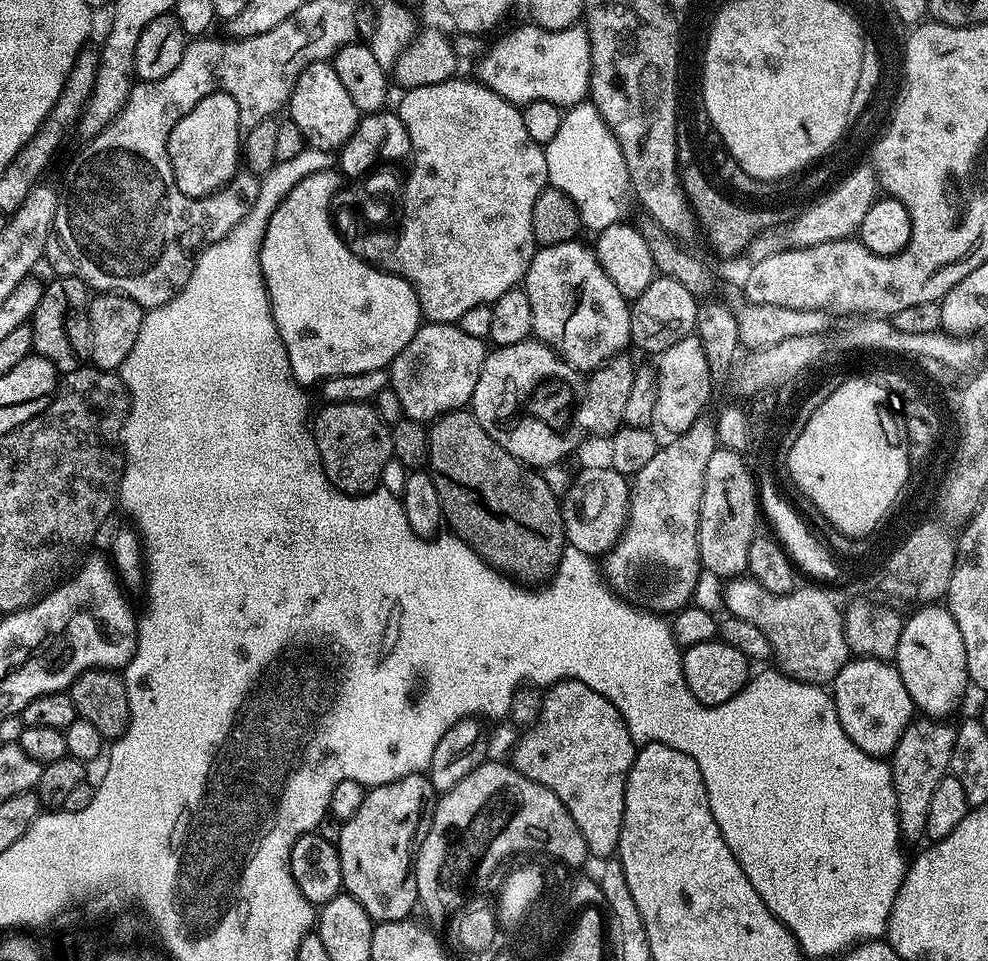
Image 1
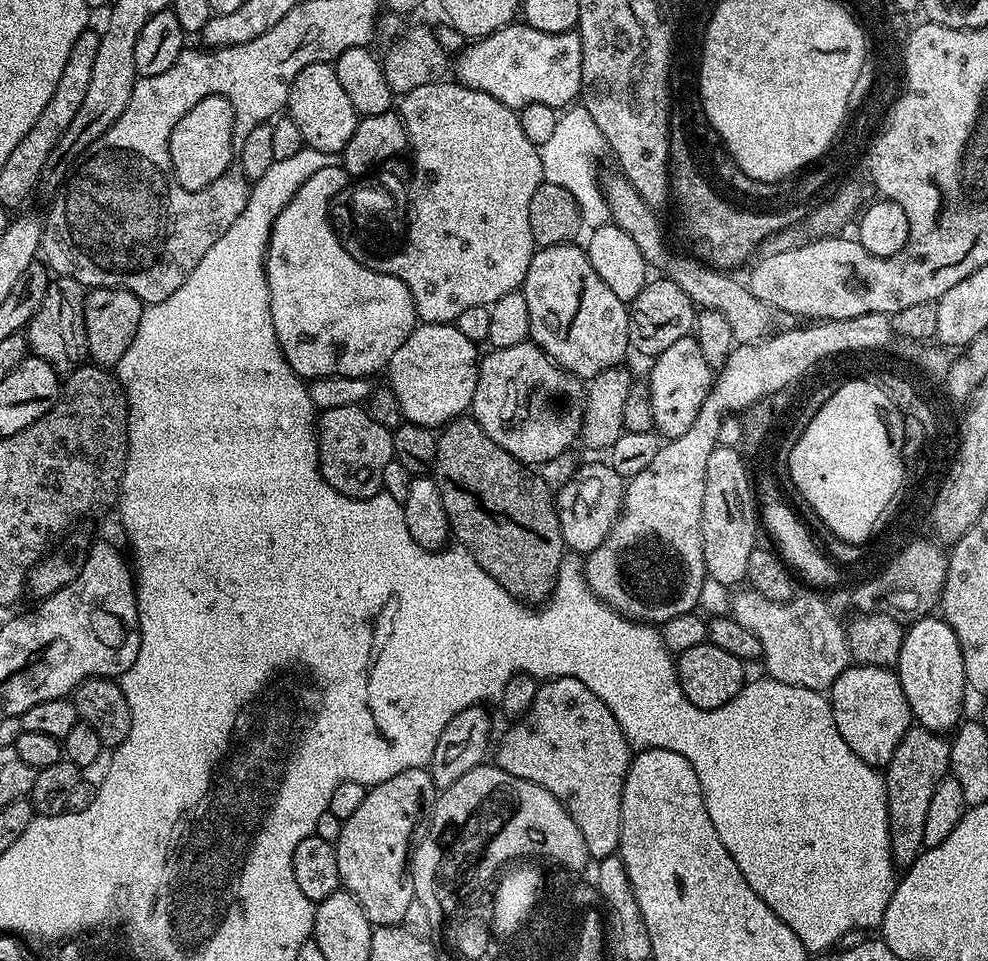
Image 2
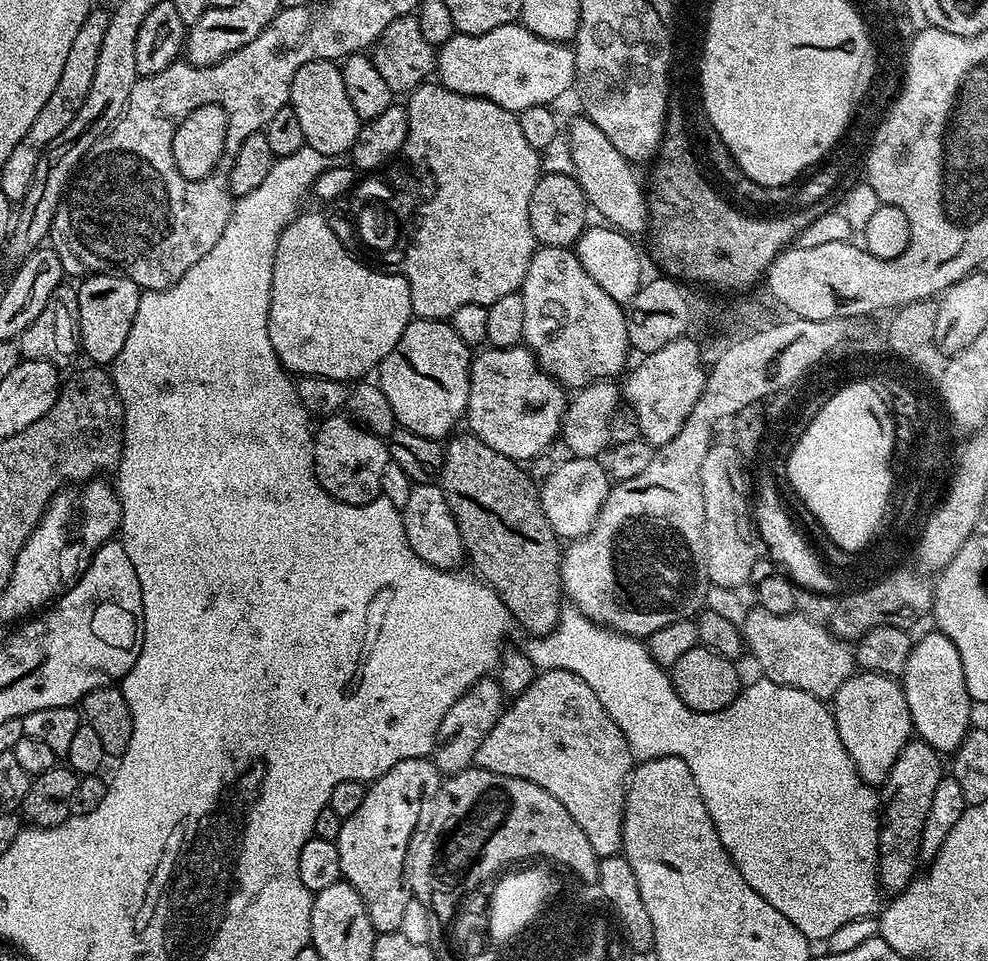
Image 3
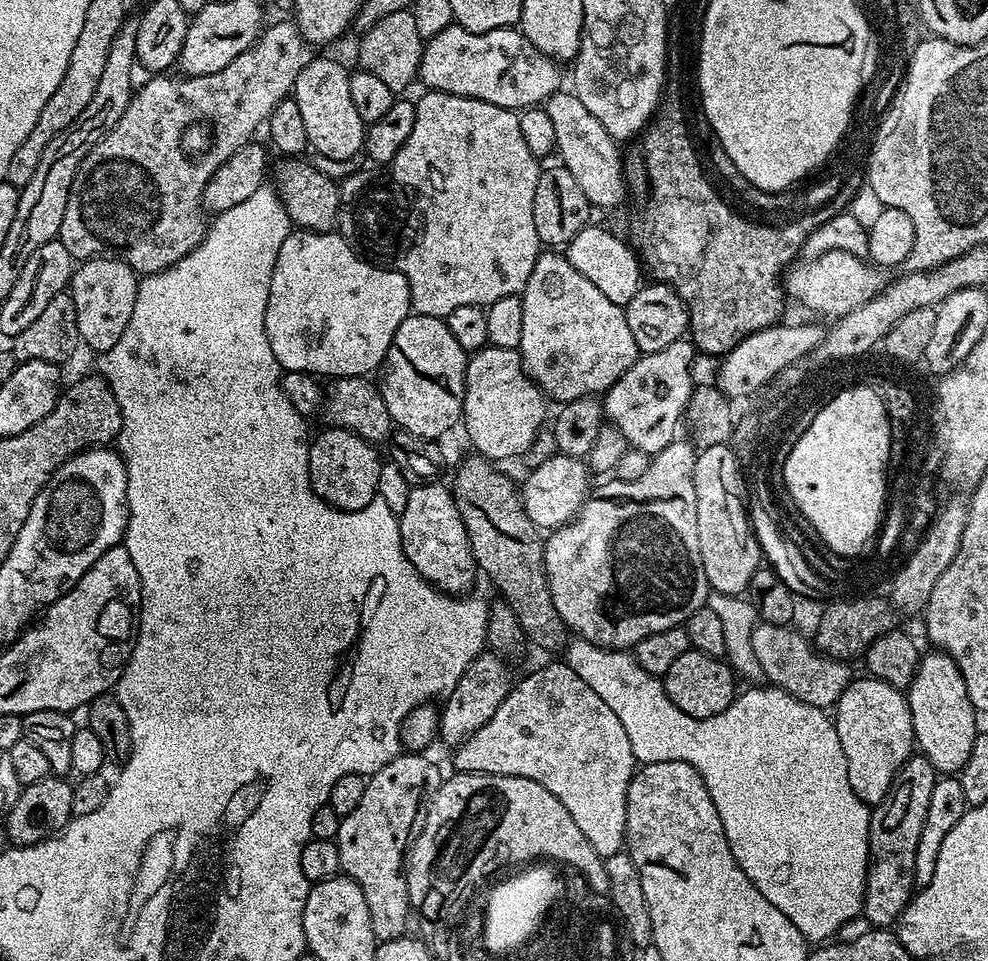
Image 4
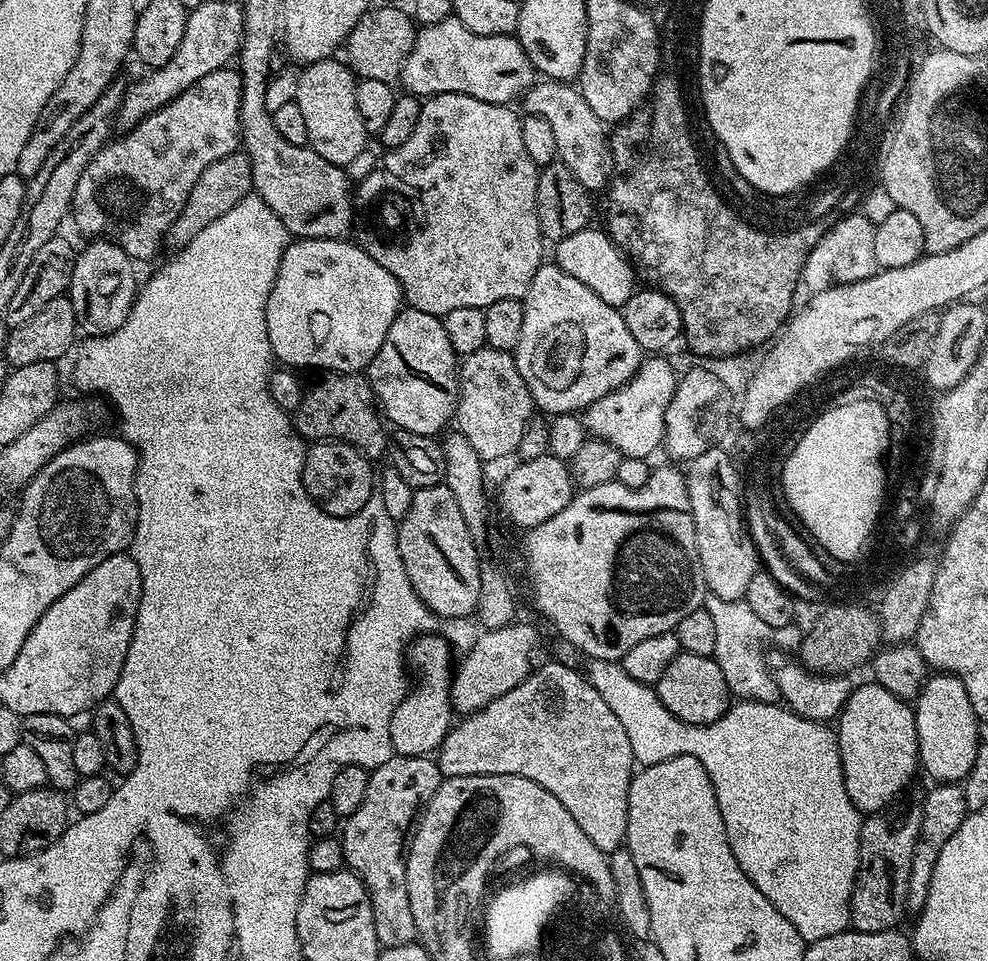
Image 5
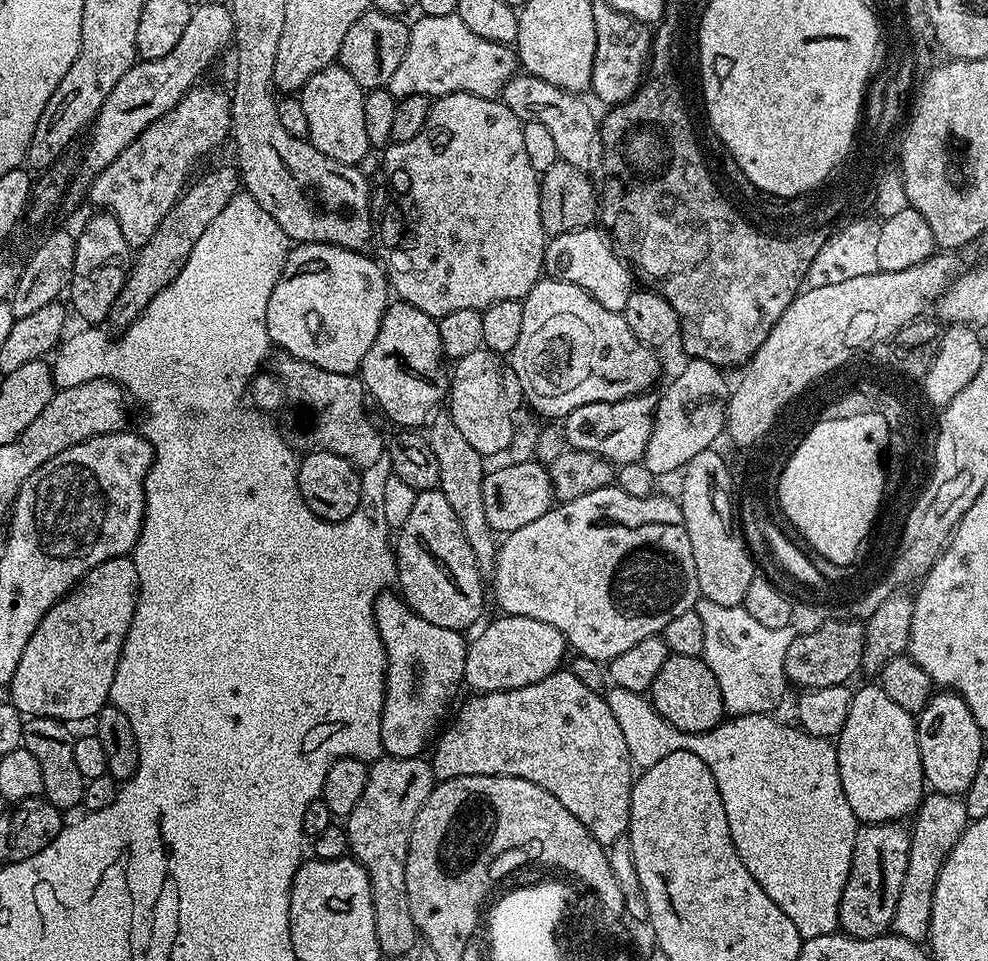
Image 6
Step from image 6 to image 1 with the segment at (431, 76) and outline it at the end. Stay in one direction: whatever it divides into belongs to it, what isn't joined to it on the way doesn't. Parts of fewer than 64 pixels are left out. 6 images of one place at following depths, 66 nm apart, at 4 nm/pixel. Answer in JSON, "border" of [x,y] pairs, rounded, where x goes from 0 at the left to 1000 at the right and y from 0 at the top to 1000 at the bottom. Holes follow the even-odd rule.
{"border":[[[531,23],[498,52],[496,50],[484,67],[486,86],[523,110],[541,104],[561,106],[568,110],[585,108],[596,99],[595,86],[599,76],[595,30],[580,27],[573,31],[553,31],[544,25]]]}

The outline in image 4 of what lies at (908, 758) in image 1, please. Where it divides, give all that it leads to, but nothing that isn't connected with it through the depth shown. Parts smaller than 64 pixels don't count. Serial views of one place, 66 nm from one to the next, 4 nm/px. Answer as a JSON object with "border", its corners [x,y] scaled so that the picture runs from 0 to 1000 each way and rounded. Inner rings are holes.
{"border":[[[924,785],[917,794],[911,799],[911,804],[907,807],[907,812],[903,816],[903,821],[895,827],[895,831],[890,837],[882,842],[883,850],[881,851],[881,868],[879,869],[879,908],[877,909],[877,926],[874,927],[874,944],[872,946],[873,956],[879,956],[880,963],[886,964],[888,967],[895,968],[900,964],[906,963],[910,958],[911,953],[915,950],[915,944],[925,931],[925,921],[927,920],[927,911],[925,909],[925,893],[929,884],[929,876],[933,868],[933,860],[937,855],[937,843],[941,839],[941,826],[945,823],[949,811],[947,799],[935,787]]]}

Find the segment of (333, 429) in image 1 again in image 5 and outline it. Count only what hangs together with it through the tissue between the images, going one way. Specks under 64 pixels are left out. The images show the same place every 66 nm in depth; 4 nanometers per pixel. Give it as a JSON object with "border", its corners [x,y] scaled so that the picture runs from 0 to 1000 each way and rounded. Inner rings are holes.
{"border":[[[326,458],[317,461],[308,471],[308,488],[306,489],[306,502],[310,506],[310,514],[325,531],[333,537],[359,537],[373,528],[379,516],[379,491],[377,495],[378,480],[367,475],[358,464],[347,462],[344,458]]]}

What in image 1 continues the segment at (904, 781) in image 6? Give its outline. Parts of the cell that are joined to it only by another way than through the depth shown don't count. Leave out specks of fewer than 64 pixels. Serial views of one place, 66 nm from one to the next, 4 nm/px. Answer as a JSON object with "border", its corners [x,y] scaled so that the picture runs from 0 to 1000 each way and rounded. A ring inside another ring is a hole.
{"border":[[[859,686],[842,709],[840,723],[848,739],[848,751],[852,751],[852,760],[856,760],[856,768],[882,787],[902,788],[909,776],[909,768],[913,768],[925,748],[921,722],[906,690],[898,687]]]}

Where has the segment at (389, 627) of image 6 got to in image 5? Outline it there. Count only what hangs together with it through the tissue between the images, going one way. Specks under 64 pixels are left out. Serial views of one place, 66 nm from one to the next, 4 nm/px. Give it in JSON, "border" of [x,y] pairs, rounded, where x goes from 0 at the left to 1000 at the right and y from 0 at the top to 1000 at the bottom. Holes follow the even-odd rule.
{"border":[[[430,660],[422,662],[411,674],[411,687],[416,698],[425,702],[425,709],[414,715],[409,729],[399,739],[399,747],[395,747],[395,772],[397,780],[403,787],[436,788],[444,779],[445,773],[451,768],[455,754],[459,752],[460,738],[457,736],[457,704],[460,702],[460,675],[452,665],[445,660]]]}

